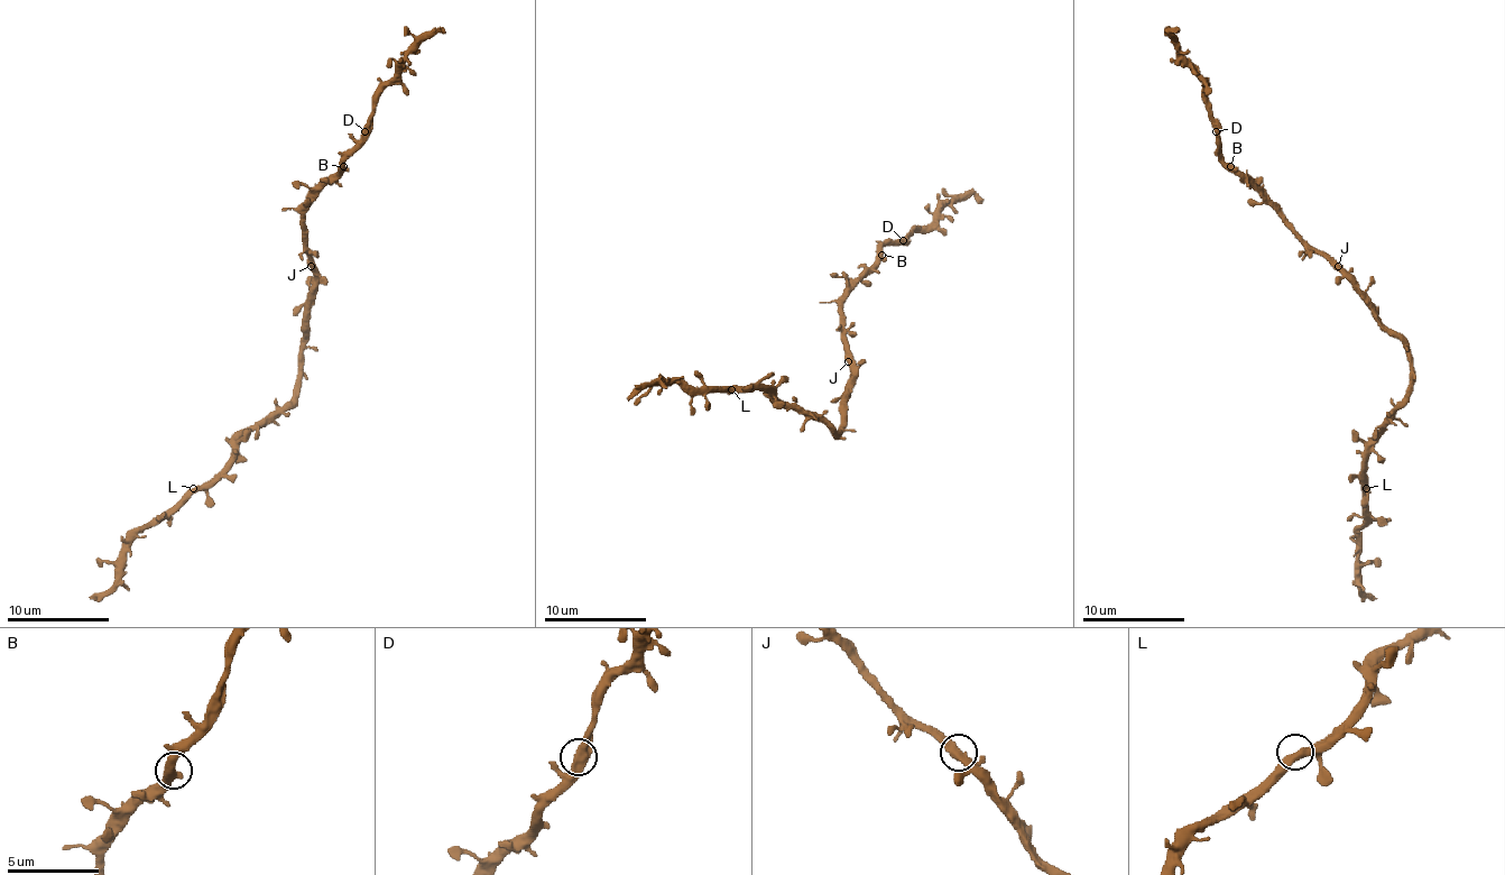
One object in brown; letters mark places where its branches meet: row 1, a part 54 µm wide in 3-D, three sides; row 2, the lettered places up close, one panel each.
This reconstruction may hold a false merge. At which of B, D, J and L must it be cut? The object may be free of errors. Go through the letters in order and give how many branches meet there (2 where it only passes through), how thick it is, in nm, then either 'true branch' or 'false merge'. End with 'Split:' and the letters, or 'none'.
B: 2 branches meet; 500 nm thick; true branch
D: 2 branches meet; 500 nm thick; true branch
J: 2 branches meet; 500 nm thick; true branch
L: 2 branches meet; 480 nm thick; true branch
Split: none

